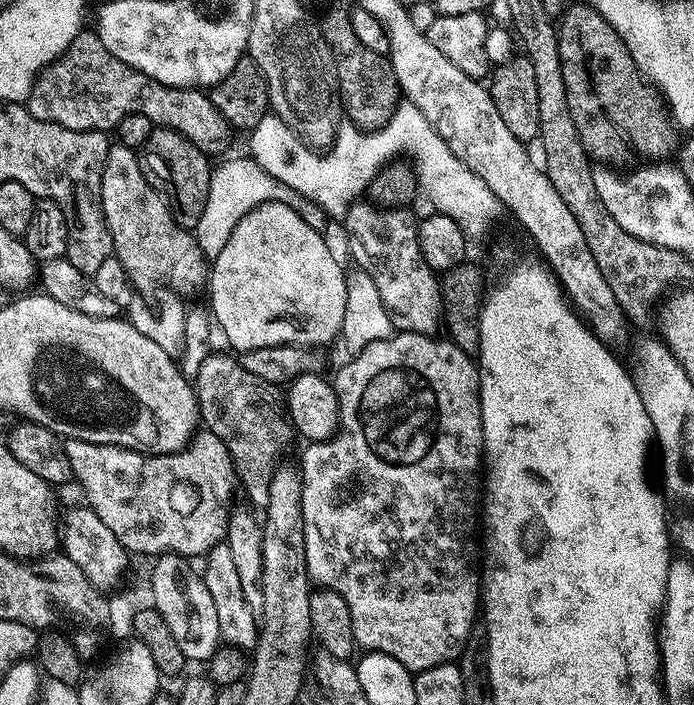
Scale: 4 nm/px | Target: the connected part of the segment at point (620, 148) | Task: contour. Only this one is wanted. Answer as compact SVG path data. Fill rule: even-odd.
M588 2L569 3L559 19L558 54L566 82L566 102L589 157L604 166L624 164L632 152L645 156L648 162L667 161L664 159L678 148L677 125L660 89L640 72L614 26Z

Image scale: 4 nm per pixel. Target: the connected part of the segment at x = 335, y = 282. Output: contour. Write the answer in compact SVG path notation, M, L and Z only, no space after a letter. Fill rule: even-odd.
M282 200L249 209L234 226L226 246L211 261L210 288L212 284L215 327L224 331L237 353L279 344L323 344L341 335L348 282L324 238Z

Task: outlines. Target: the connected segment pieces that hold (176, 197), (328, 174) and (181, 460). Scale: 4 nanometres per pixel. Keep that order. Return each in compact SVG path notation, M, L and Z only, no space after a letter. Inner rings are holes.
M153 127L150 138L142 149L144 175L148 183L164 197L172 216L184 228L195 229L202 210L206 208L206 198L210 194L210 178L213 165L208 164L209 157L194 142L169 128Z
M407 102L397 104L388 125L371 134L365 134L352 124L345 126L339 129L338 138L331 148L321 154L309 148L277 116L269 114L250 130L250 156L258 162L258 166L262 166L262 170L266 170L266 174L274 174L274 178L278 178L278 182L282 182L288 190L306 194L306 198L316 202L329 217L342 218L348 213L350 205L367 193L368 183L385 164L395 161L399 152L405 152L410 158L418 156L424 148L428 148L426 142L432 140L436 133L435 126L423 117L421 110Z
M207 430L197 431L192 438L192 443L181 452L171 452L165 456L149 456L147 452L136 452L133 448L119 448L113 444L95 444L94 442L82 442L81 440L63 441L64 453L72 467L72 475L75 483L80 483L80 488L84 491L87 507L94 510L94 514L98 514L98 518L102 518L102 522L106 522L106 526L110 526L114 538L118 538L118 542L122 542L122 546L129 554L136 552L152 552L151 554L175 554L185 558L203 558L207 556L210 549L214 545L221 543L228 535L228 517L234 511L232 505L232 484L234 488L234 469L232 466L232 456L226 450L226 446L222 442L222 438L218 438L212 432Z

